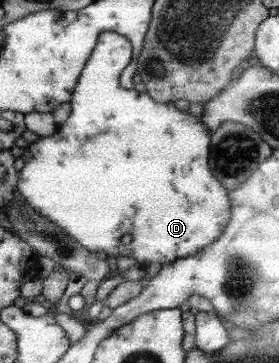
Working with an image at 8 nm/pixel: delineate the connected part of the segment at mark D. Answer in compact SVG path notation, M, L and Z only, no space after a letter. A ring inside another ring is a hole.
M103 32L97 36L97 43L86 61L82 72L78 78L78 83L72 91L70 106L71 111L66 122L57 127L57 131L52 136L40 137L37 141L30 143L29 151L32 153L32 160L26 162L19 170L17 190L18 195L23 197L29 206L40 212L42 216L48 218L56 226L62 228L68 235L73 236L84 248L90 252L105 256L127 256L137 260L138 263L146 263L150 266L169 263L170 261L190 256L204 248L207 244L212 244L230 222L230 199L228 190L218 182L212 172L208 170L208 156L210 156L210 135L211 131L201 121L201 116L196 117L188 110L182 111L172 105L172 102L158 104L150 98L148 93L144 94L133 90L126 90L119 84L120 73L131 61L131 42L115 32ZM130 234L132 242L122 244L122 236Z

